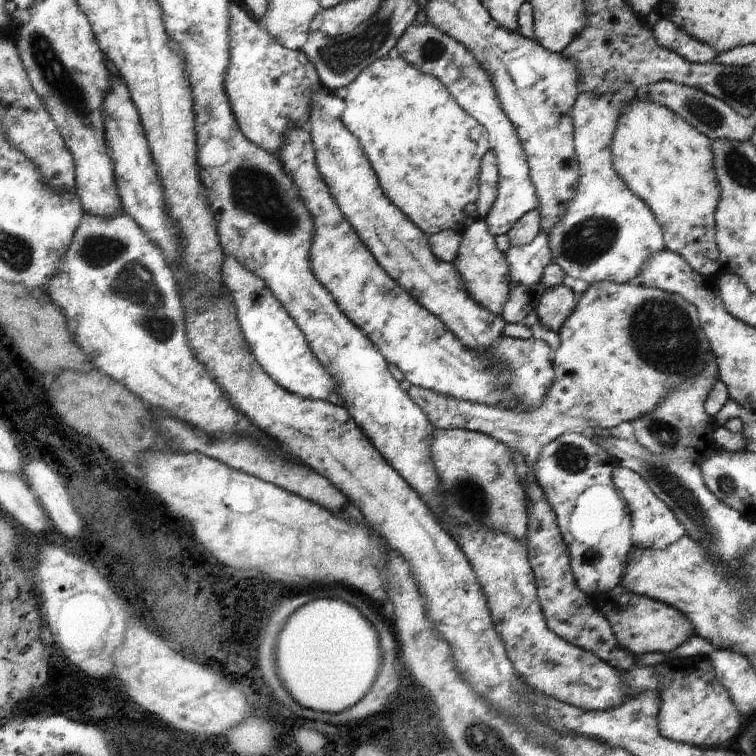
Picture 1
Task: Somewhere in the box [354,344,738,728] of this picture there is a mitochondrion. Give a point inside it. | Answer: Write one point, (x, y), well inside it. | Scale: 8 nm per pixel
(678, 492)

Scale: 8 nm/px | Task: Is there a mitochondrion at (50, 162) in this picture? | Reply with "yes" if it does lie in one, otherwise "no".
no

